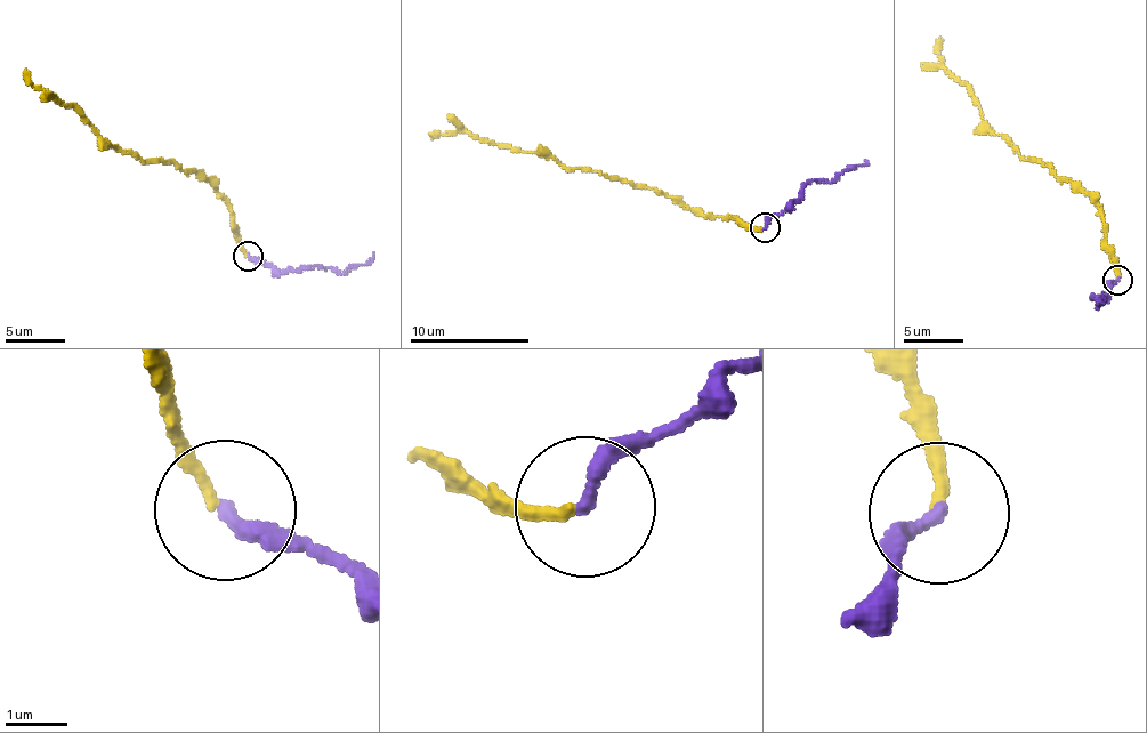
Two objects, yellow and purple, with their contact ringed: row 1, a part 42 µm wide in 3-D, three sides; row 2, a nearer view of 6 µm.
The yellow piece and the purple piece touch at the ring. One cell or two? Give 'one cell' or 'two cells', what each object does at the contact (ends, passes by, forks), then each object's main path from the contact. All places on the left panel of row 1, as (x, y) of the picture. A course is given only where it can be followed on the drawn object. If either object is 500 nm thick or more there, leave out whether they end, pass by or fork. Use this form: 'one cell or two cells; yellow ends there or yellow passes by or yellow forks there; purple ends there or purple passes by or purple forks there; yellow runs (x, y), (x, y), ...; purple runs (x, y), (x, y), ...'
two cells; yellow ends there; purple ends there; yellow runs (245, 256), (231, 204), (196, 171), (118, 151), (30, 81), (25, 69); purple runs (248, 256), (279, 270), (328, 267), (349, 271), (373, 252)

